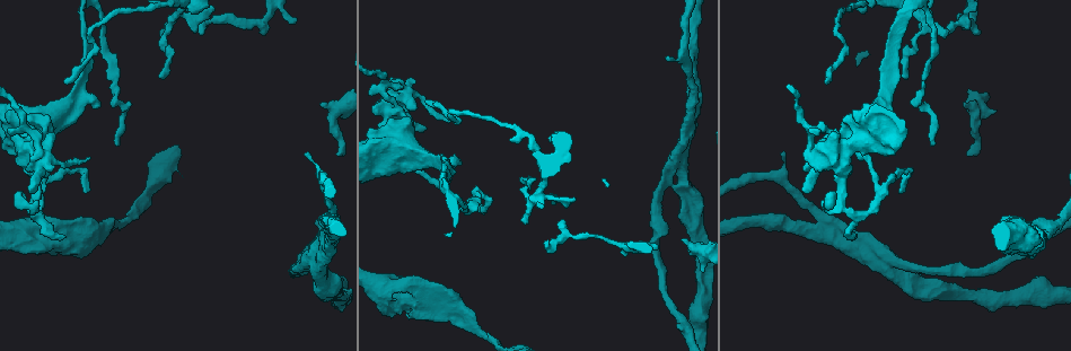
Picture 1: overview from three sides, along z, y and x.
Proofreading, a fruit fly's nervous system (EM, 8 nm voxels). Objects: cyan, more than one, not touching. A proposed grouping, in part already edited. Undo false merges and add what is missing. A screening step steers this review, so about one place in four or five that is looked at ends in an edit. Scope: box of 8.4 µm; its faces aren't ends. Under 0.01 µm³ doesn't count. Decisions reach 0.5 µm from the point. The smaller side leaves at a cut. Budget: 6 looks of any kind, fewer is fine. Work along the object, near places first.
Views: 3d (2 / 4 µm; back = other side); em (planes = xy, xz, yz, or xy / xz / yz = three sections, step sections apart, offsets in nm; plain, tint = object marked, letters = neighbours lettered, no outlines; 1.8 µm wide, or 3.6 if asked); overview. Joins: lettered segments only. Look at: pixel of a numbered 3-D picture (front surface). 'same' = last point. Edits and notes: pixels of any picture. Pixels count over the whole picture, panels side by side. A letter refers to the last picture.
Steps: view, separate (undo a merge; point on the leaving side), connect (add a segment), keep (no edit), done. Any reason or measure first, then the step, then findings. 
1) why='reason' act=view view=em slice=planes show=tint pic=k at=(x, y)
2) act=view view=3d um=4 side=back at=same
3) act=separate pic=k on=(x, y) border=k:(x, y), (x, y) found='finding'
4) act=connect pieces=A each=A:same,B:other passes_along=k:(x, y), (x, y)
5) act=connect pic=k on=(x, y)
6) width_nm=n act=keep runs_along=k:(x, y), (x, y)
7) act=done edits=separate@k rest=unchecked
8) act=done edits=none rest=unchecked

why='three-way junction' act=view view=3d um=2 pic=1 at=(829, 229)

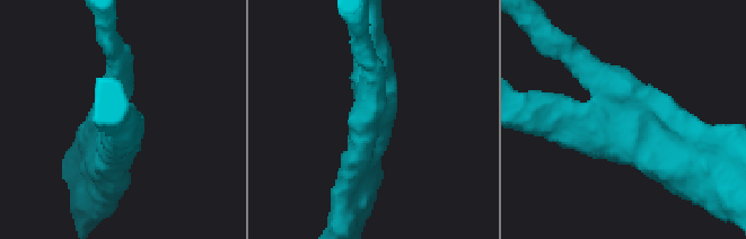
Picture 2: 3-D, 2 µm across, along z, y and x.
arms=3 arm_widths_nm=200,280,320 act=view view=em slice=xz step=16 show=tint pic=2 at=(369, 111)

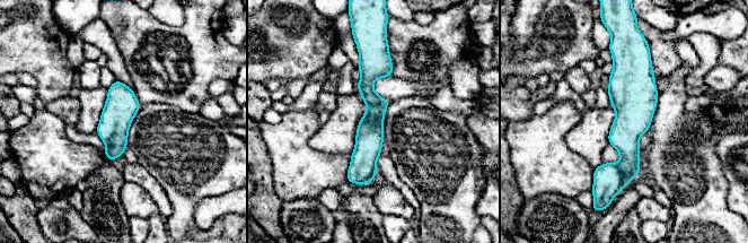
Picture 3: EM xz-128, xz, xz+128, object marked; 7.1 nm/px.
why='cut it another way' act=view view=em slice=planes show=letters at=same

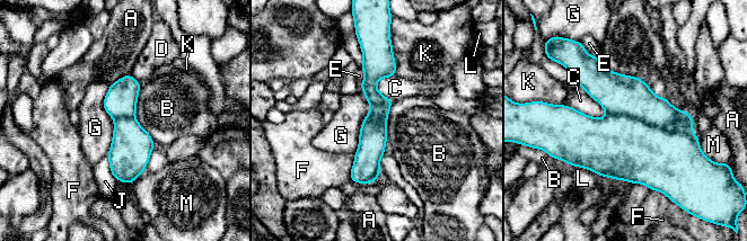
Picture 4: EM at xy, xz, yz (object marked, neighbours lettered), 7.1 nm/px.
longest_contact=G:500nm act=separate pic=4 on=(617, 94) each=A:other,B:other,C:other,D:other,E:other,F:other,G:other,J:other,K:other,L:other,M:other border=4:(607, 113), (633, 116), (664, 128) found='two neurons meet here'

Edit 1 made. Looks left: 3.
why='abrupt turn' act=view view=em slice=planes show=letters pic=1 at=(403, 95)

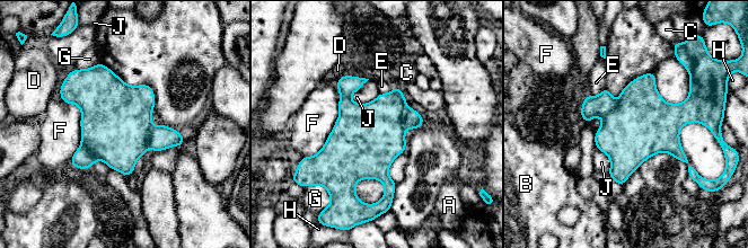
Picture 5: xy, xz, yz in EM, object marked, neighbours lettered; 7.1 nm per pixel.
width_nm=500 act=keep each=A:other,B:other,C:other,D:other,E:other,F:other,G:other,H:other,J:other border=5:(368, 79), (350, 96), (351, 100) found='one neuron here'

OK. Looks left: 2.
act=done edits=separate@4 rest=unchecked

